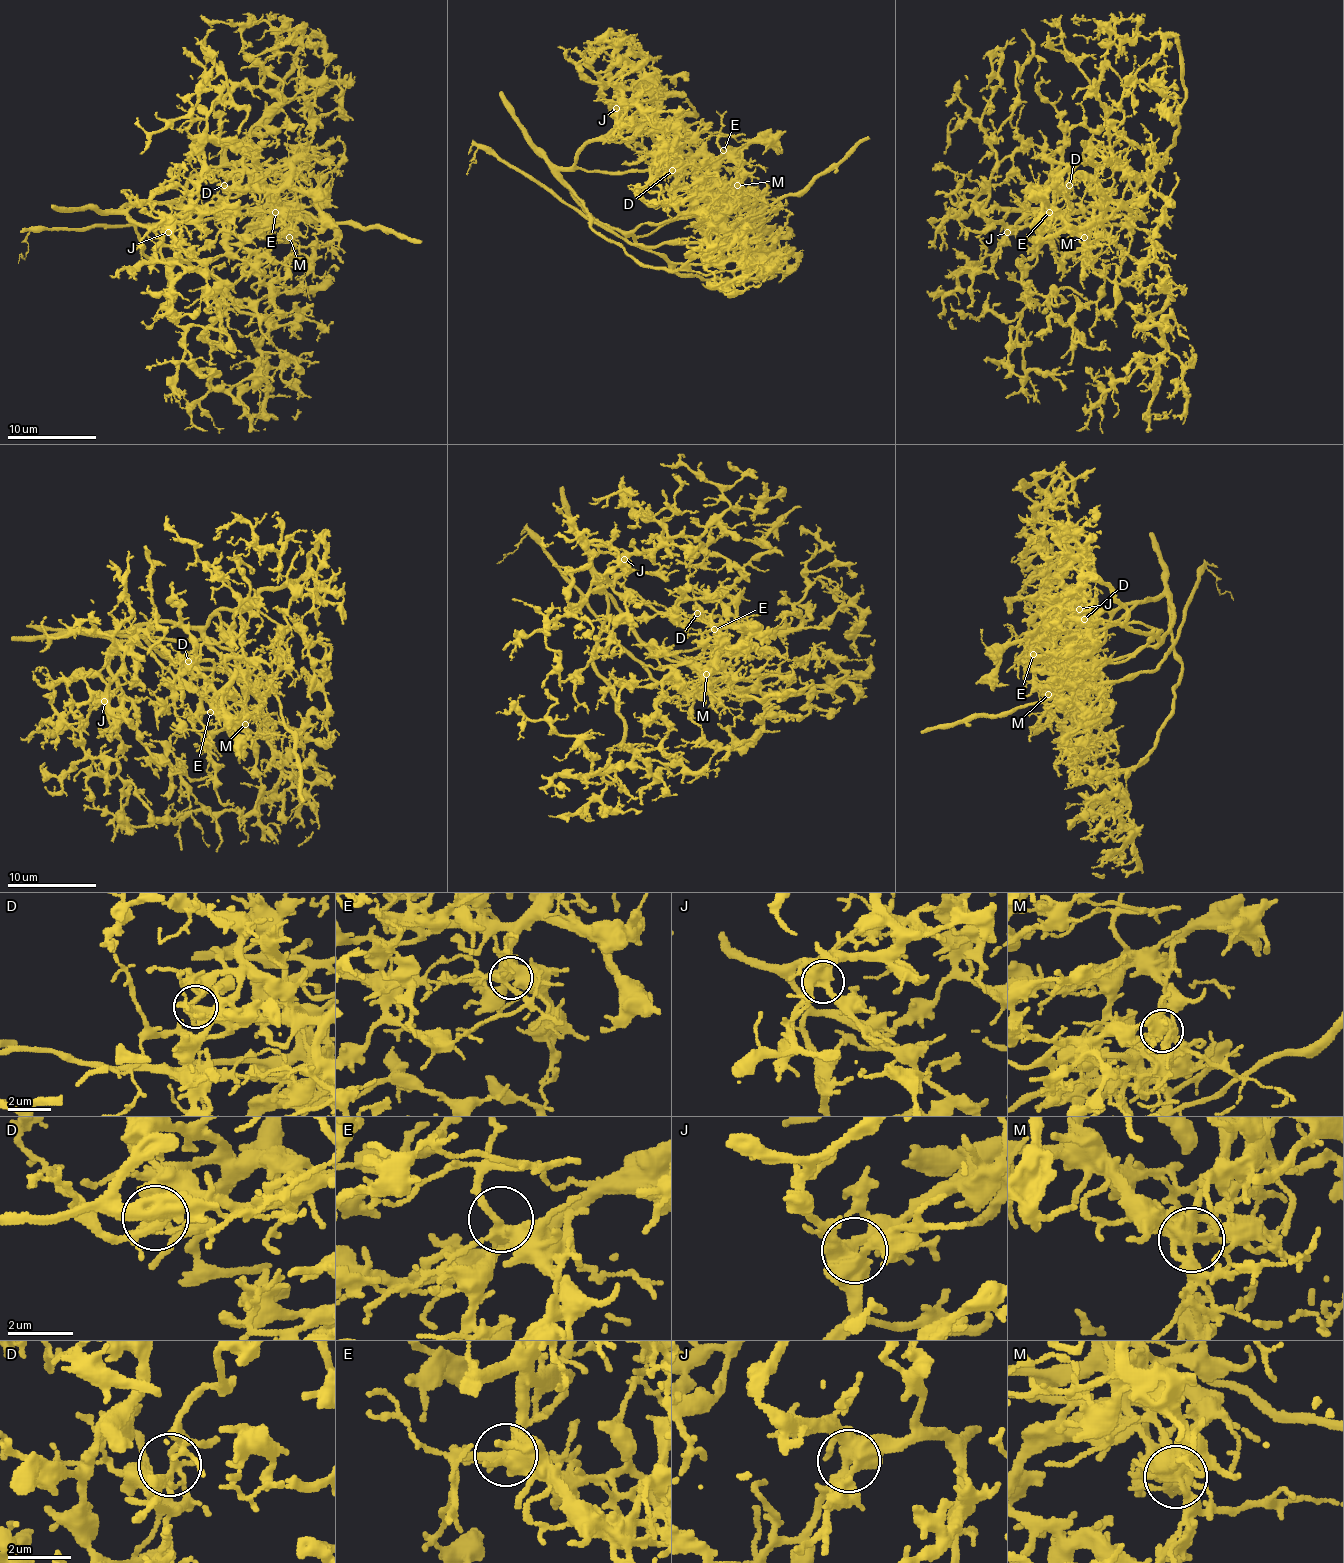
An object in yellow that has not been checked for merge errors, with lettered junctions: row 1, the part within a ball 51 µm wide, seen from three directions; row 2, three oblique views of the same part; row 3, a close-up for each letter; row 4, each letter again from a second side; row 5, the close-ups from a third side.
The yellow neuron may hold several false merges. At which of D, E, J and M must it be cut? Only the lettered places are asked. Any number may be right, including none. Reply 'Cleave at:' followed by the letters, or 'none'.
Cleave at: M

